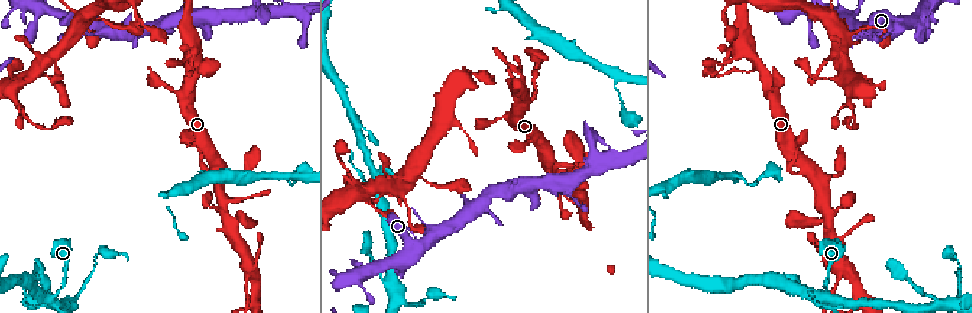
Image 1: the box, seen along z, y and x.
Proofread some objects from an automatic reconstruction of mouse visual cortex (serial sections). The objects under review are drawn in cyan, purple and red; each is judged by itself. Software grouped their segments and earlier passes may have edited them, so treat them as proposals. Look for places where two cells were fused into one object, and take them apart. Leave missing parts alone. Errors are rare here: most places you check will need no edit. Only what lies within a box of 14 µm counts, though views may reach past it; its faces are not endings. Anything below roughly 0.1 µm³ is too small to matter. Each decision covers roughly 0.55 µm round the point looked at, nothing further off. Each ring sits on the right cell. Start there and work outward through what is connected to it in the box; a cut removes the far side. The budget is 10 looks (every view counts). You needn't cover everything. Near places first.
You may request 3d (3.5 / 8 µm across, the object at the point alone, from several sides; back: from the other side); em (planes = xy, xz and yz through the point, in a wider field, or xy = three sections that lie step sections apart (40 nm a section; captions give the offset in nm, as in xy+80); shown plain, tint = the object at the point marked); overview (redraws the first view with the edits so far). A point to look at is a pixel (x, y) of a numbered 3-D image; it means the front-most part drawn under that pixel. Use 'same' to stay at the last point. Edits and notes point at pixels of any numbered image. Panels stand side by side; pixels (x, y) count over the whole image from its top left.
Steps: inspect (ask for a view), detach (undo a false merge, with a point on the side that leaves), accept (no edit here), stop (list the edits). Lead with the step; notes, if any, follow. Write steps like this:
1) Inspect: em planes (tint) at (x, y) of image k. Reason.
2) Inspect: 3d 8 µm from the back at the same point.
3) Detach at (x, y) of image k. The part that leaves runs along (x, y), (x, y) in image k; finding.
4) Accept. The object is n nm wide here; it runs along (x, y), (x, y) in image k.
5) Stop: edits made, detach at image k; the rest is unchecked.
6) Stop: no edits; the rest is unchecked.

Inspect: 3d 8 µm at (53, 296) of image 1. Four-way junction.

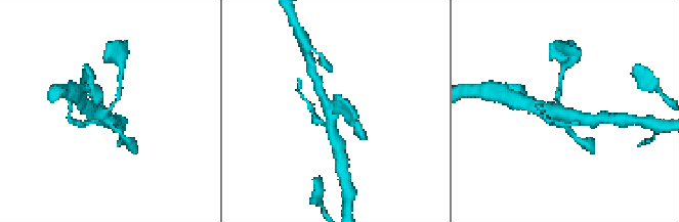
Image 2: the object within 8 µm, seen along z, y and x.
Inspect: em xy step 5 (tint) at (562, 114) of image 2. 4 arms meet here; the arms are 150, 150, 350, 350 nm wide.

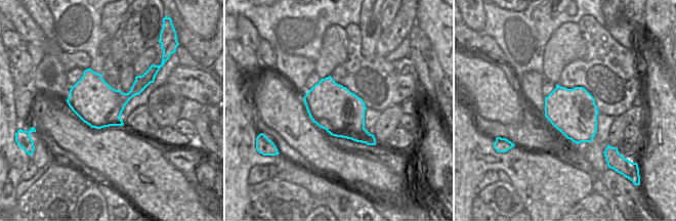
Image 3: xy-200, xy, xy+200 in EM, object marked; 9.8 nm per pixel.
Accept. The object is 460 nm wide here; it runs along (560, 88), (559, 110), (588, 120) in image 2; one cell here.

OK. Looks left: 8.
Inspect: 3d 8 µm from the back at (249, 266) of image 1. A fork.

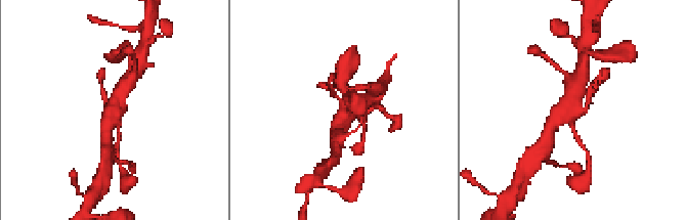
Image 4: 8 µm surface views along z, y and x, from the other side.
Inspect: 3d 3.5 µm at (114, 107) of image 4.

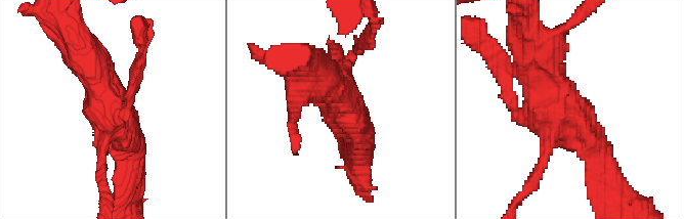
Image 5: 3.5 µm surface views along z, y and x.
Inspect: em xy step 3 (tint) at (344, 99) of image 5. Now the EM.

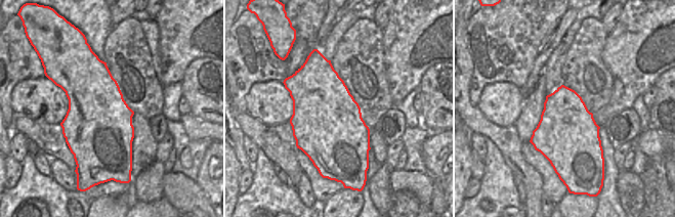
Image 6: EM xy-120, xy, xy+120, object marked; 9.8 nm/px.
Accept. It runs along (527, 40), (551, 96), (596, 150) in image 5; continuous, no second cell.

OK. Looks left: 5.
Inspect: 3d 8 µm at (425, 244) of image 1. Thick turns thin.

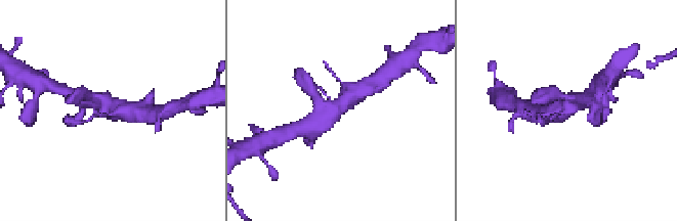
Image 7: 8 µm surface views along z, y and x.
Inspect: 3d 3.5 µm at (338, 108) of image 7.

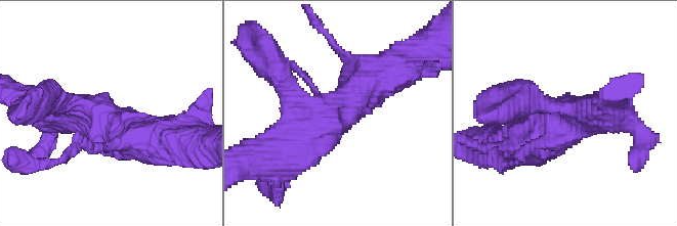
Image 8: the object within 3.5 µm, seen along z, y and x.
Inspect: em xy step 3 (tint) at (337, 112) of image 8. Now the EM.

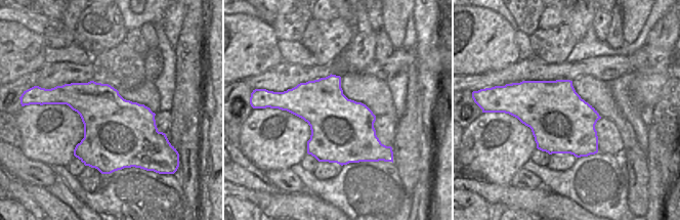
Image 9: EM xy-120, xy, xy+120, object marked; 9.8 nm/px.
Accept. It runs along (57, 101), (158, 139) in image 8; continuous, no second cell.

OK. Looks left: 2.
Stop: no edits; the rest is unchecked.

